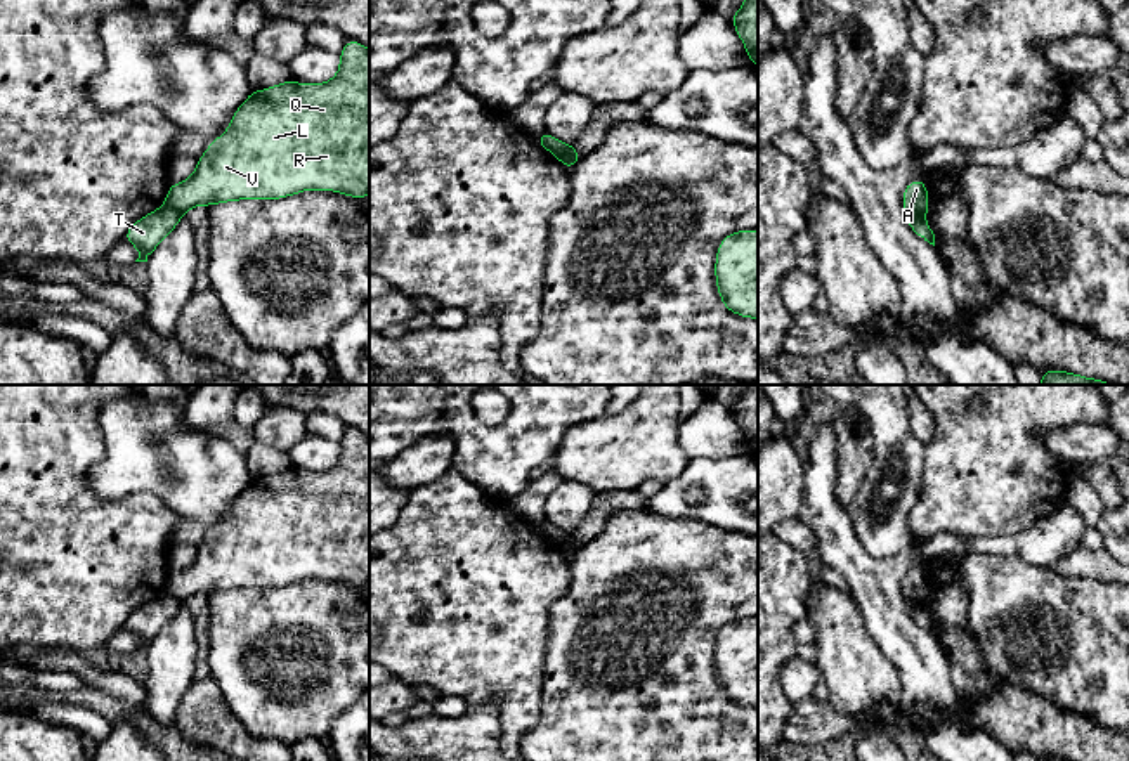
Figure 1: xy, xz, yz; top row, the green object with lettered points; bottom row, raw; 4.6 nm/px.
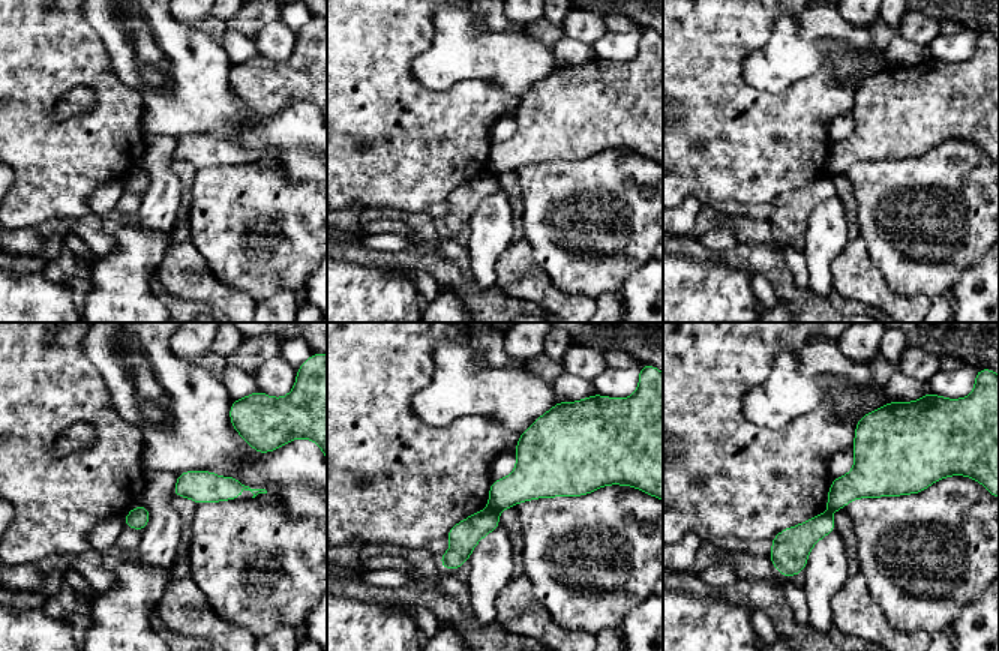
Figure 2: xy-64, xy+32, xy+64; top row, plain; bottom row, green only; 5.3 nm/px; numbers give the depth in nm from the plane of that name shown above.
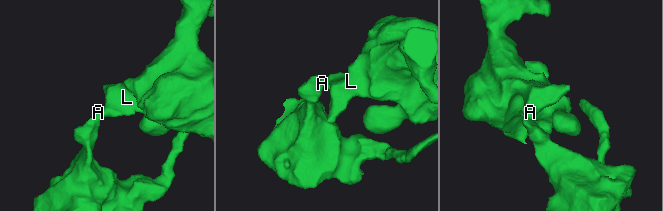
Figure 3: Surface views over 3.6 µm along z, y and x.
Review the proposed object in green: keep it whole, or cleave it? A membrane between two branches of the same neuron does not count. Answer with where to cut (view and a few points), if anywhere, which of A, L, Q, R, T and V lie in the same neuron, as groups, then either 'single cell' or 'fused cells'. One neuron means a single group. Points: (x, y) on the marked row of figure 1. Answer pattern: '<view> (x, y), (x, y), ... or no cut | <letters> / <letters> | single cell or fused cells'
yz (906, 208), (921, 215) | A L Q R V / T | fused cells

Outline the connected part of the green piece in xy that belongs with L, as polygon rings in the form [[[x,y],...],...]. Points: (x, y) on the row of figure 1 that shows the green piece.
[[[345,40],[340,69],[326,83],[288,80],[251,90],[231,127],[198,159],[193,177],[168,187],[166,203],[184,215],[198,205],[279,199],[307,189],[369,196],[369,50],[356,40]]]

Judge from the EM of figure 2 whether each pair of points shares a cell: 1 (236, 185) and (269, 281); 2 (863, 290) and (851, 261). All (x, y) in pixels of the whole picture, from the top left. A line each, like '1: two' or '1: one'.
1: one
2: one

